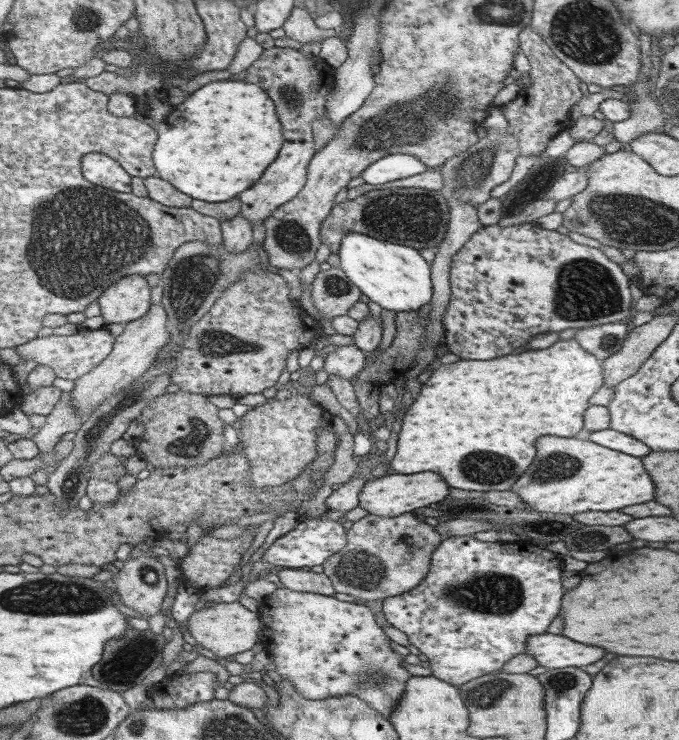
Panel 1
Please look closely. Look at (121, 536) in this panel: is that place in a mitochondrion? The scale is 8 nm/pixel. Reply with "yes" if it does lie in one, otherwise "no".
no

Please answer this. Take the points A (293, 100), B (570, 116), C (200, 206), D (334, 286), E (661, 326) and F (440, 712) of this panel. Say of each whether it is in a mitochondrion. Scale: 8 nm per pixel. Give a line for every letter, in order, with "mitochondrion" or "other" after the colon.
A: mitochondrion
B: other
C: other
D: mitochondrion
E: other
F: other

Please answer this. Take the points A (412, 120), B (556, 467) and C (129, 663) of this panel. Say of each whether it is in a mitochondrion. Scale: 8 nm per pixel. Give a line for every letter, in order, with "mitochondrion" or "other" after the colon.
A: mitochondrion
B: mitochondrion
C: mitochondrion

